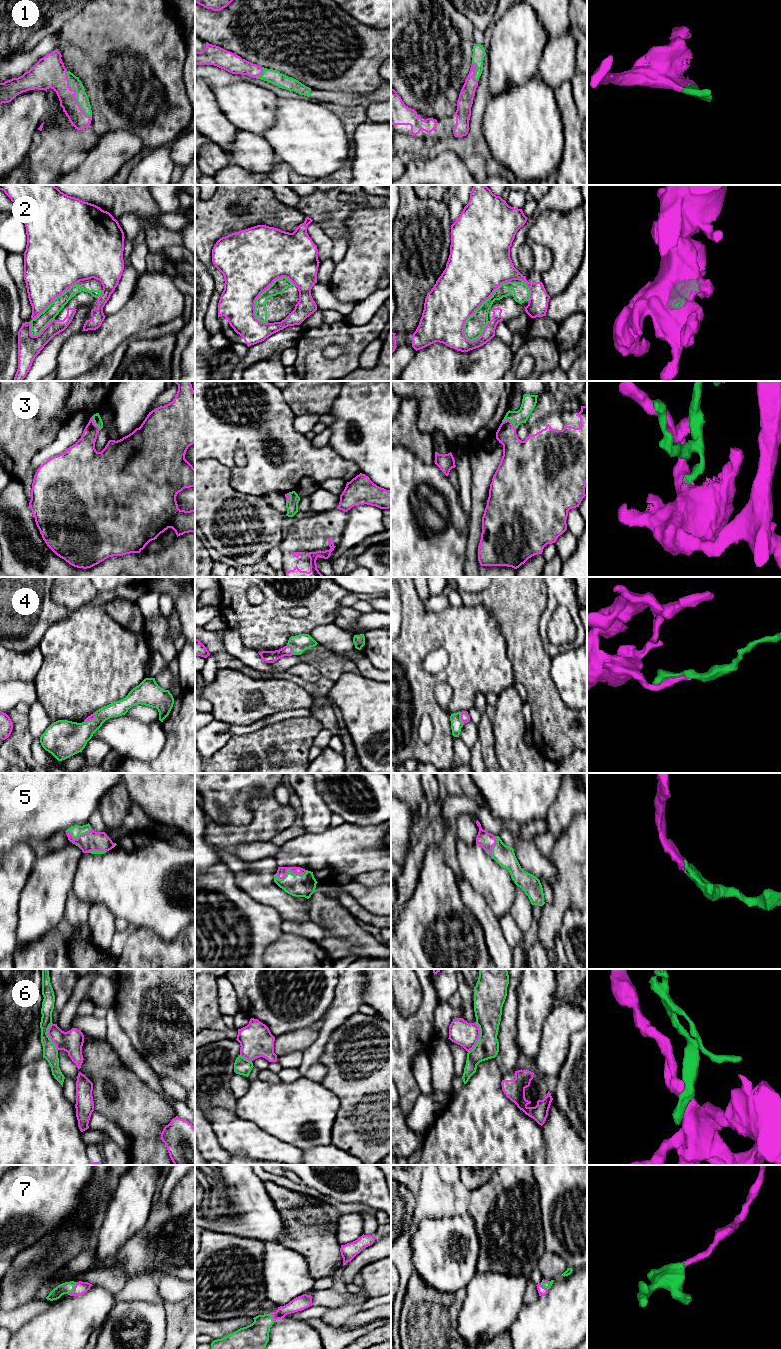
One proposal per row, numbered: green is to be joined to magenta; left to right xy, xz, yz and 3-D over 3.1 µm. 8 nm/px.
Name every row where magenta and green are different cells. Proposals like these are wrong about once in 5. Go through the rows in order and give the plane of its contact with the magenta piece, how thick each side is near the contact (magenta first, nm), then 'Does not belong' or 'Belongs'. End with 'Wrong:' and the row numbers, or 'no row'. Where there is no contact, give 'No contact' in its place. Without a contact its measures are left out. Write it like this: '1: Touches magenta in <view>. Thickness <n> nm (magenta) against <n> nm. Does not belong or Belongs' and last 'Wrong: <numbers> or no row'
1: Touches magenta in xy. Thickness 220 nm (magenta) against 100 nm. Belongs
2: Touches magenta in yz. Thickness 440 nm (magenta) against 160 nm. Does not belong
3: Touches magenta in yz. Thickness 200 nm (magenta) against 110 nm. Belongs
4: Touches magenta in xz. Thickness 100 nm (magenta) against 140 nm. Belongs
5: Touches magenta in xz. Thickness 80 nm (magenta) against 180 nm. Belongs
6: Touches magenta in yz. Thickness 200 nm (magenta) against 220 nm. Does not belong
7: Touches magenta in xy. Thickness 100 nm (magenta) against 90 nm. Belongs
Wrong: 2, 6

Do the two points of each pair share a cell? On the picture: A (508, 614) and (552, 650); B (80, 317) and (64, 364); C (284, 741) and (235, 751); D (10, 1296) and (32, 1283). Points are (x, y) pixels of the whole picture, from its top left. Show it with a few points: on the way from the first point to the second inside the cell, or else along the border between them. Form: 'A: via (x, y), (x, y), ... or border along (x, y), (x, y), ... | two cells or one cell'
A: border along (539, 619), (539, 636), (543, 650), (551, 658) | two cells
B: border along (81, 330), (72, 334), (58, 352) | two cells
C: via (272, 741), (260, 741), (247, 751) | one cell
D: via (15, 1291), (23, 1283), (27, 1283) | one cell

